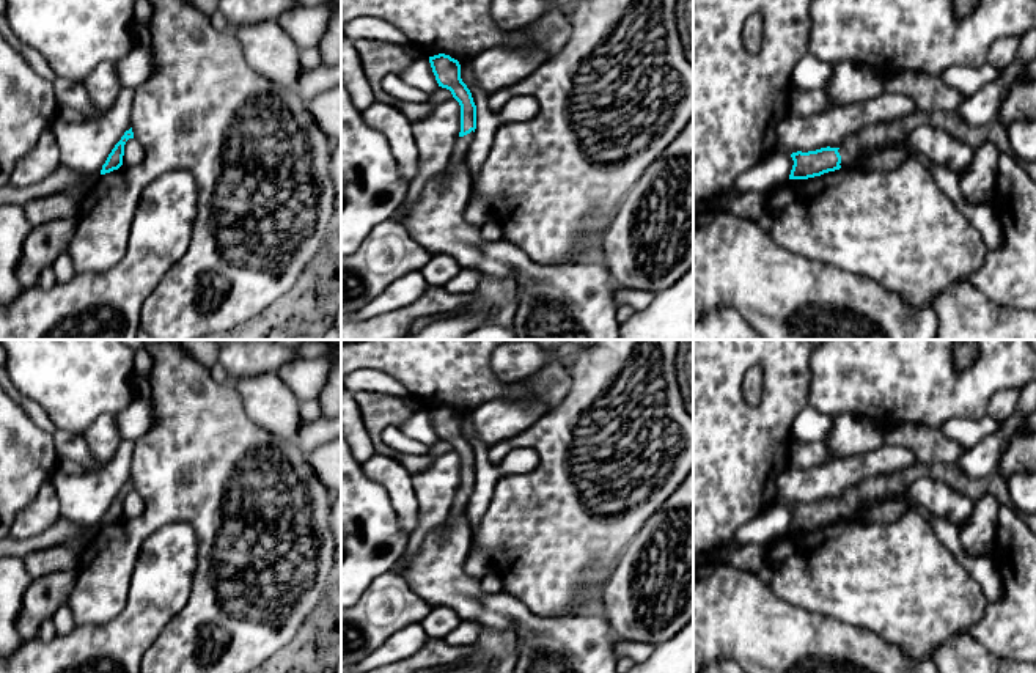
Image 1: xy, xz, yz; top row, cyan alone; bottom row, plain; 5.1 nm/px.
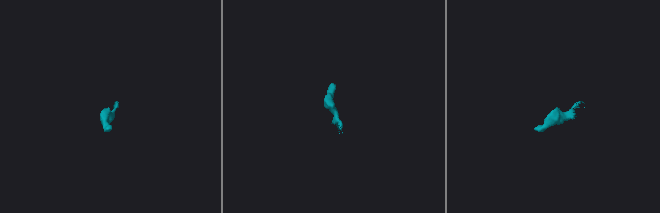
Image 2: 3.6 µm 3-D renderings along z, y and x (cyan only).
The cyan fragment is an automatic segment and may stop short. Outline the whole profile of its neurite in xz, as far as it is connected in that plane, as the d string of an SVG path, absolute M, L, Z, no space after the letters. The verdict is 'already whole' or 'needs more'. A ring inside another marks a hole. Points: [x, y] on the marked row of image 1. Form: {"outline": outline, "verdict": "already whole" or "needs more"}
{"outline": "M439 53L429 57L429 63L439 86L451 91L461 105L461 132L454 145L451 162L459 165L465 162L468 146L476 129L476 105L472 93L461 79L461 64L450 55Z", "verdict": "needs more"}

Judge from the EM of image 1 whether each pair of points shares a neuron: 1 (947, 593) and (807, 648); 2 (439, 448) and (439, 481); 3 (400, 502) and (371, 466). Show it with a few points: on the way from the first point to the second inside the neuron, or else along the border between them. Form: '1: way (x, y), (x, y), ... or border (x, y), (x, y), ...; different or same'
1: border (826, 614), (870, 629), (893, 645); different
2: border (451, 448), (436, 458); different
3: way (400, 492), (381, 472); same

